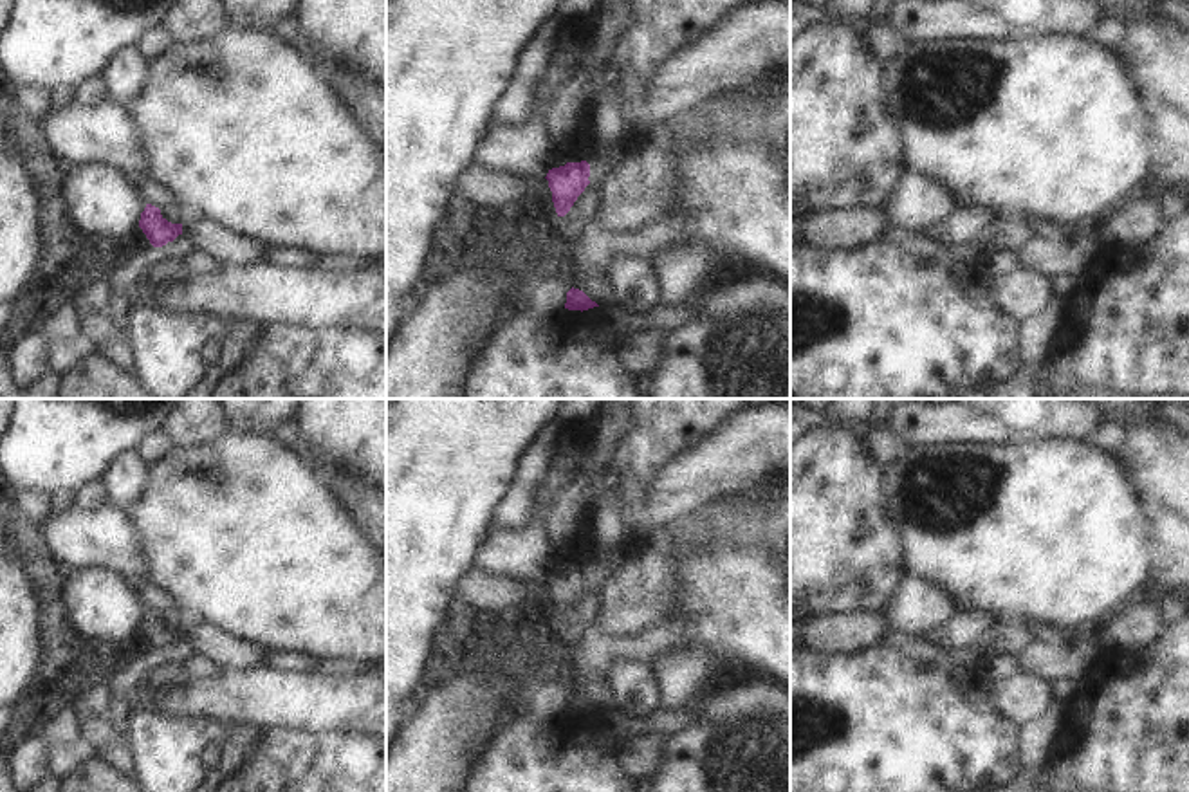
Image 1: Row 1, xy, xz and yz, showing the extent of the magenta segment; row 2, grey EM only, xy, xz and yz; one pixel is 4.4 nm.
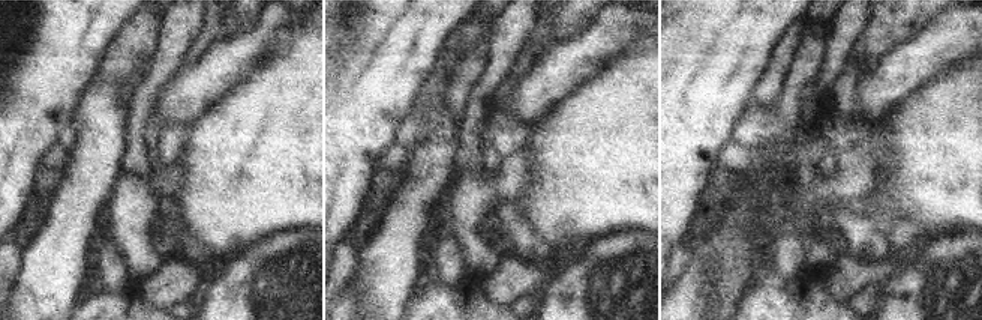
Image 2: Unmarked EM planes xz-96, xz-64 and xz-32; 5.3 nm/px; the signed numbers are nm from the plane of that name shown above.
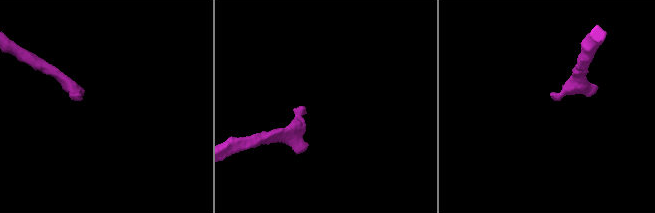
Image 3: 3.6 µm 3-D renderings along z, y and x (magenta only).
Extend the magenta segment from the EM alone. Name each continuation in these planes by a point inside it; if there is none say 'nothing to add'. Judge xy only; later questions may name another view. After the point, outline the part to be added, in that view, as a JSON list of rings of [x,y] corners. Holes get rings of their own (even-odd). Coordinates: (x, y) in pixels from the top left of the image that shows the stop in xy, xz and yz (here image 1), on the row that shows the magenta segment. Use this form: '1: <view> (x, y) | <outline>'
1: xy (221, 244) | [[[186,215],[182,235],[189,240],[193,251],[206,253],[222,267],[245,267],[262,263],[265,245],[251,238],[240,238],[226,227],[218,227],[204,216]]]

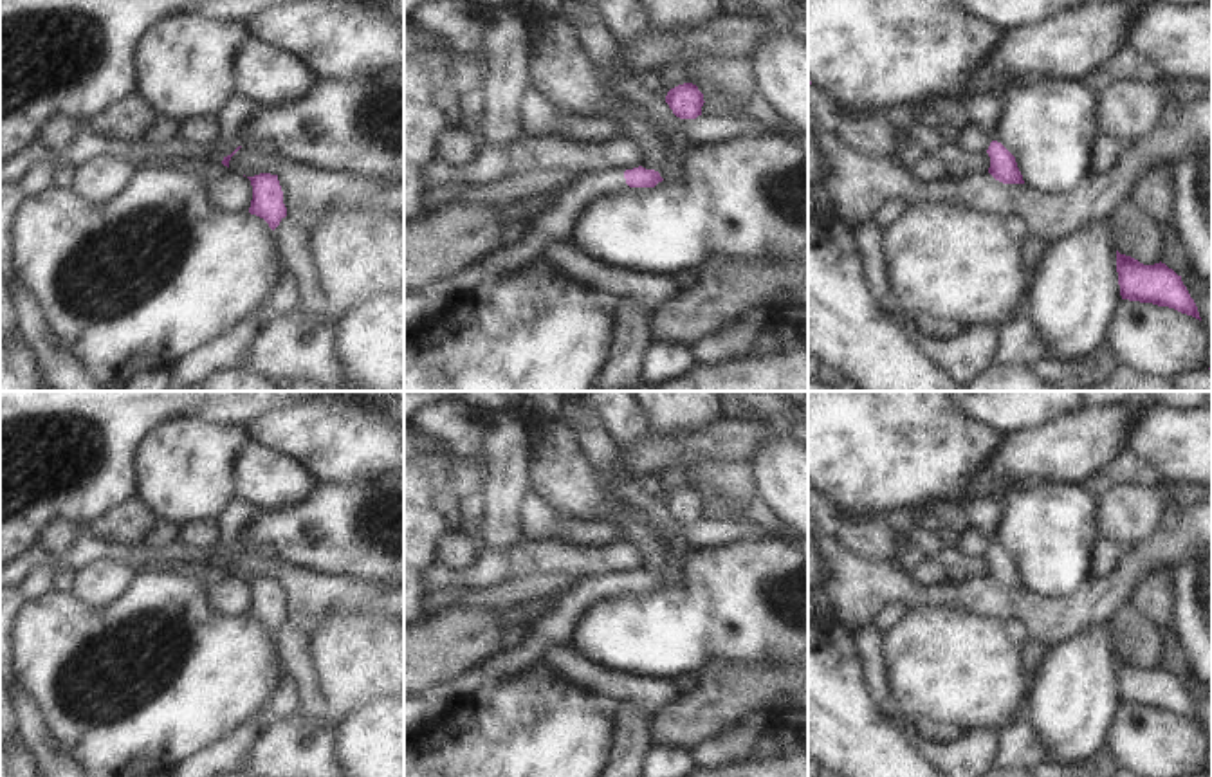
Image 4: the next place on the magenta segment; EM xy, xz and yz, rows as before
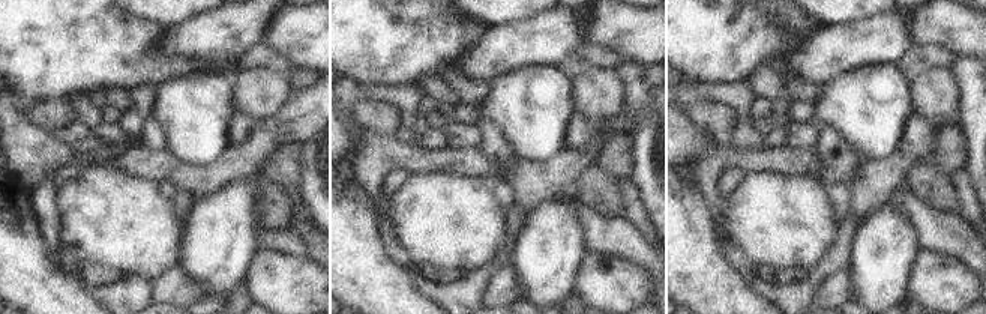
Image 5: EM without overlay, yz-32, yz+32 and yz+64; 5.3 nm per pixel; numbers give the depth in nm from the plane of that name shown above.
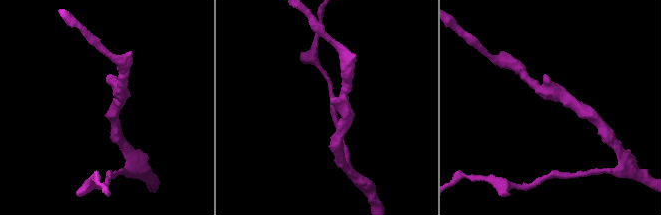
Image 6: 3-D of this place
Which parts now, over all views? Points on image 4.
1: xz (422, 305) | [[[588,169],[556,195],[556,200],[536,216],[518,243],[507,245],[445,279],[404,290],[404,337],[438,319],[458,294],[492,281],[496,274],[521,270],[539,256],[546,243],[570,238],[581,211],[595,198],[620,191],[624,184],[624,169]]]

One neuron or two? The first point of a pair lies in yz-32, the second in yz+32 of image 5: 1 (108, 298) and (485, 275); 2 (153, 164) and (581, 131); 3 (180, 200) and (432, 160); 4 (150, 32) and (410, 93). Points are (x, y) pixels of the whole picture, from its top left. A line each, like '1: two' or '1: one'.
1: one
2: two
3: two
4: two

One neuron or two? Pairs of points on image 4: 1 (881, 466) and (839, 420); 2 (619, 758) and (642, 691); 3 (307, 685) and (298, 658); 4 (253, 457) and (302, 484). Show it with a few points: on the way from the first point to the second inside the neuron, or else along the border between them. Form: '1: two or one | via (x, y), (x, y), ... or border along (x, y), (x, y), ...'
1: one | via (873, 455), (850, 431)
2: two | border along (610, 703), (635, 703), (650, 714)
3: one | via (305, 678), (298, 666)
4: one | via (266, 469), (276, 480), (289, 482)

